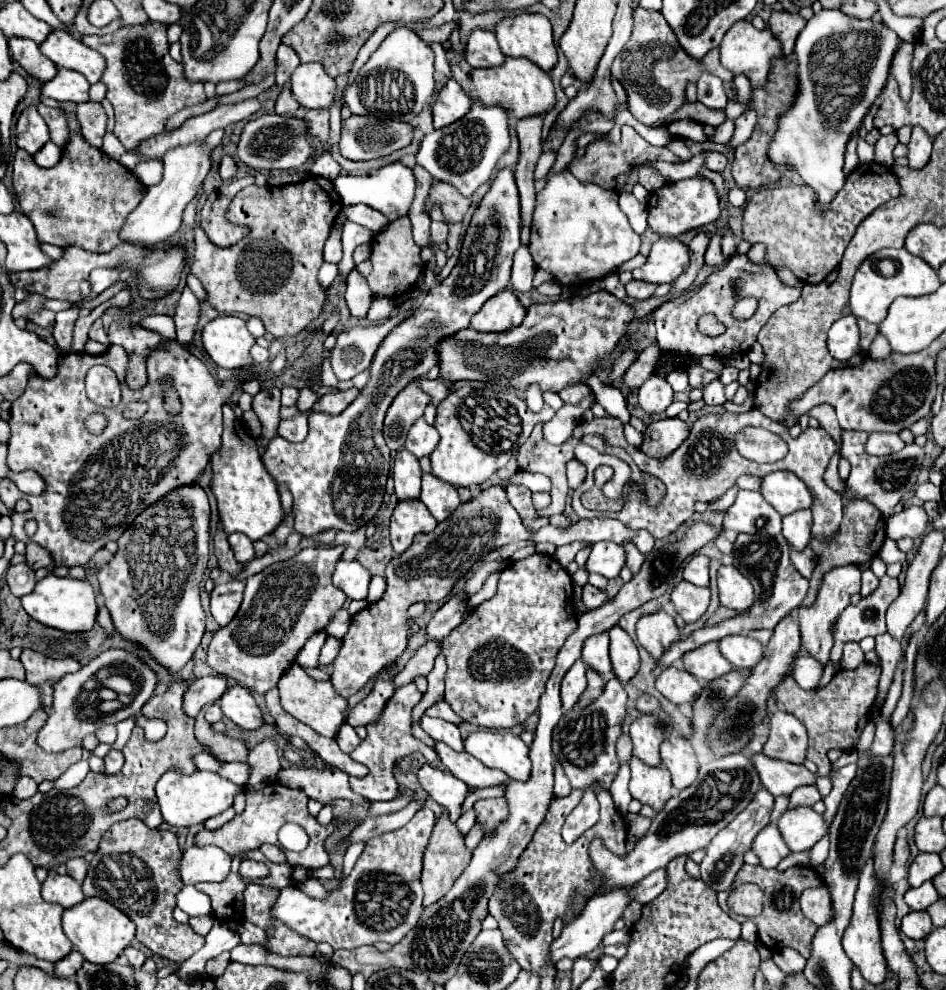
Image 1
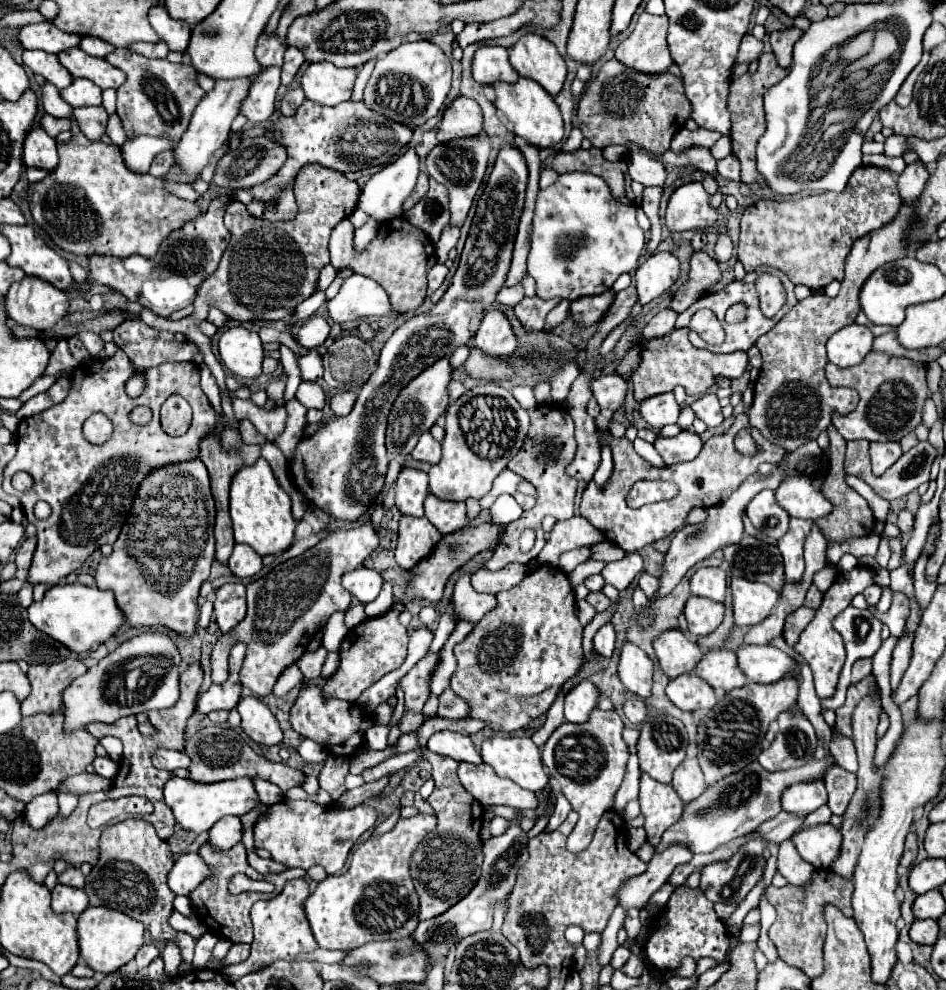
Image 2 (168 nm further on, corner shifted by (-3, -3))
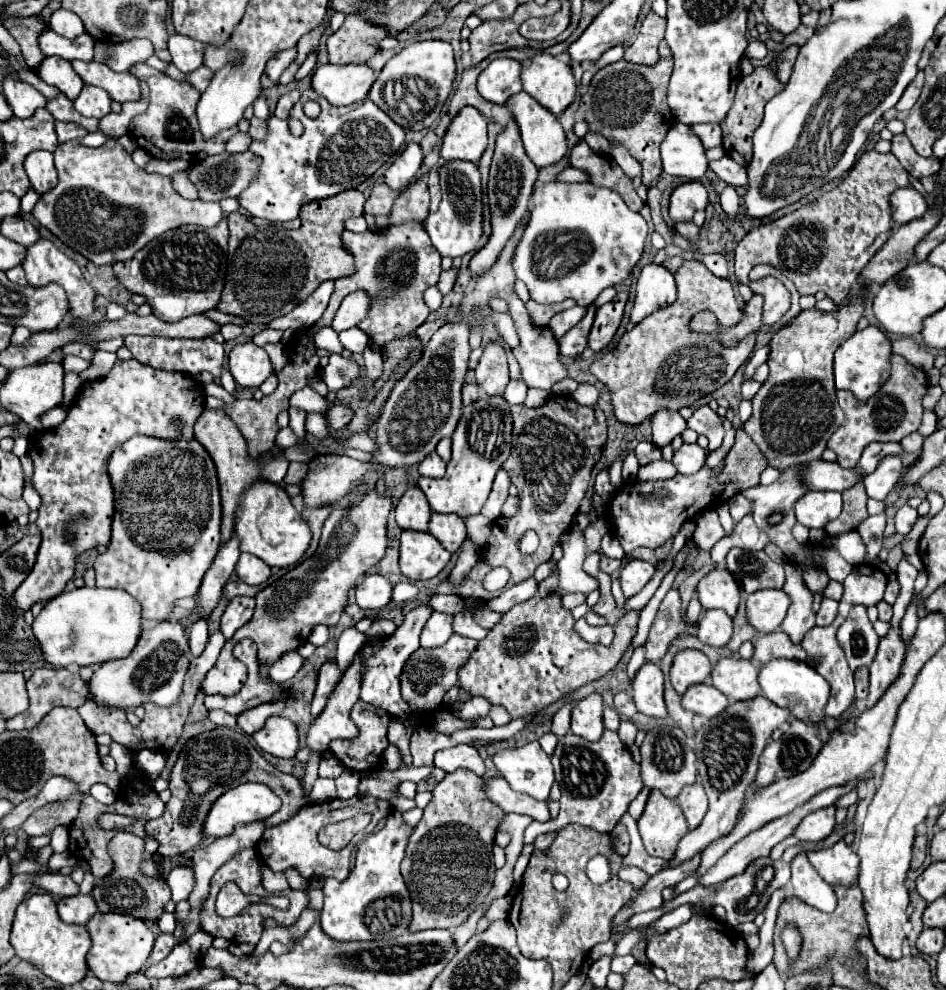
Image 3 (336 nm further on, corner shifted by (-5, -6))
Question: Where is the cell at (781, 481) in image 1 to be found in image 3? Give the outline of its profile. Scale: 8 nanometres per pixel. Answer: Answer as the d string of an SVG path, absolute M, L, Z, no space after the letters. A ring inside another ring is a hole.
M806 492L794 502L794 514L806 528L824 528L842 510L840 492Z

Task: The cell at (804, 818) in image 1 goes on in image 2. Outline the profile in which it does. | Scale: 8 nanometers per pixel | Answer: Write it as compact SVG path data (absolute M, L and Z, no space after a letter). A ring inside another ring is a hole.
M828 823L800 831L792 841L804 861L812 863L816 869L828 869L840 855L842 833Z

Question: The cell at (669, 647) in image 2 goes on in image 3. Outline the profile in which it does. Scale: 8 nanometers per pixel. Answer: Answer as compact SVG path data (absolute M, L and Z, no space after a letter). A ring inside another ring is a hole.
M680 650L674 656L672 668L670 668L670 682L678 694L684 694L688 686L706 682L712 672L712 664L700 650Z

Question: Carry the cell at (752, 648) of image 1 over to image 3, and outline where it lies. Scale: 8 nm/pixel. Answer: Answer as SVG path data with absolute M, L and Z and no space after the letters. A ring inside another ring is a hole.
M772 658L770 662L760 666L758 682L760 682L762 694L774 704L788 708L794 718L800 718L808 724L824 718L824 706L828 702L830 686L810 664L800 660L790 660L790 658Z

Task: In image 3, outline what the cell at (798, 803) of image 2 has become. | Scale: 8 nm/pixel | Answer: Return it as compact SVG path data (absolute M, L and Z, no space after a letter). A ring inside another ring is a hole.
M834 806L814 810L812 814L802 818L798 828L794 830L794 836L798 840L822 840L822 838L826 838L836 824L834 822L834 812L836 812Z

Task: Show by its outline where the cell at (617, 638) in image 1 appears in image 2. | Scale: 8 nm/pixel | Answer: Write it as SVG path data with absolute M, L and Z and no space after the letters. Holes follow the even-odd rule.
M624 643L618 675L624 687L642 697L648 699L652 695L652 675L654 675L654 663L652 659L634 643Z

